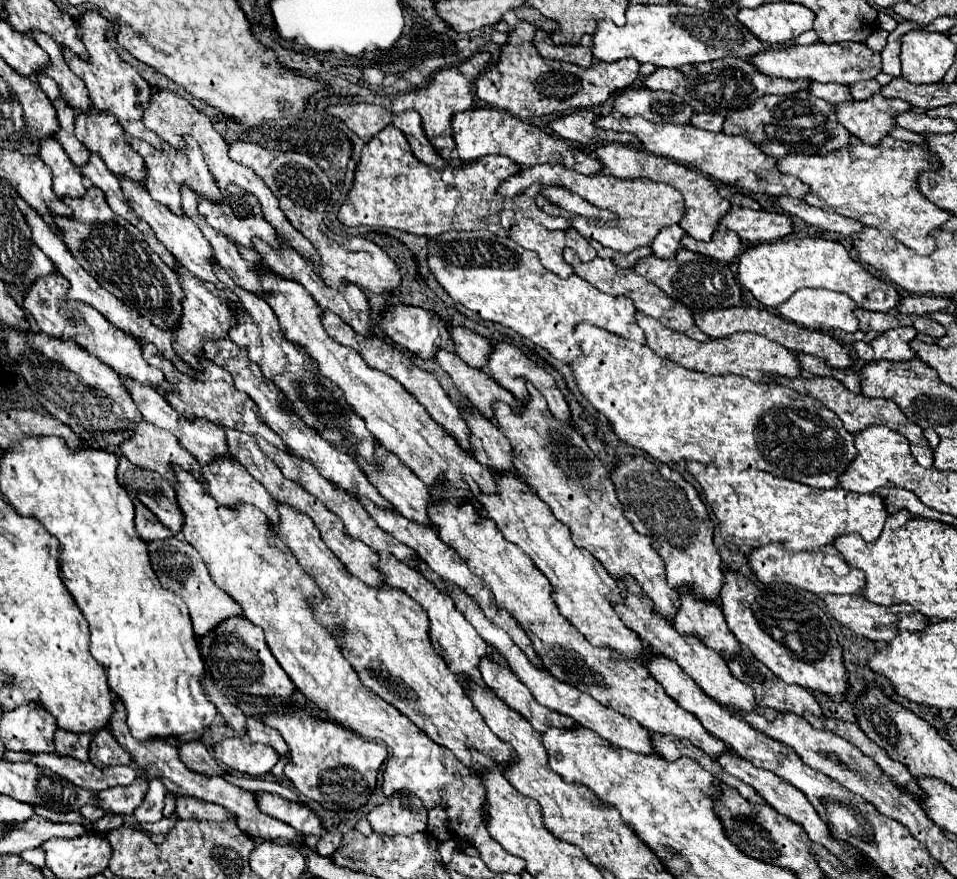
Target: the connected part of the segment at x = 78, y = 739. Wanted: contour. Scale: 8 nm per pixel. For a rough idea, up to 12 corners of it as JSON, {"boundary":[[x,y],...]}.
{"boundary":[[56,731],[58,755],[88,761],[92,735]]}

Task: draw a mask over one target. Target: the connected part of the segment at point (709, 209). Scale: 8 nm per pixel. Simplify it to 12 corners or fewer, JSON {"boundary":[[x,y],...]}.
{"boundary":[[620,143],[596,149],[608,175],[670,183],[682,227],[708,241],[730,201],[696,169]]}

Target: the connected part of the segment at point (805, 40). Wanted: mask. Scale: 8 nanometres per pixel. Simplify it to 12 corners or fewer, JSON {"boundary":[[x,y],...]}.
{"boundary":[[814,29],[802,33],[794,41],[788,41],[786,47],[812,45],[818,43],[820,37]]}

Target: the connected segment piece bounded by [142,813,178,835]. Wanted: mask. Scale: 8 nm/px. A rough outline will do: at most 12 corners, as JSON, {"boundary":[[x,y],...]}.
{"boundary":[[178,815],[162,817],[158,823],[144,823],[146,833],[166,835],[174,825]]}

